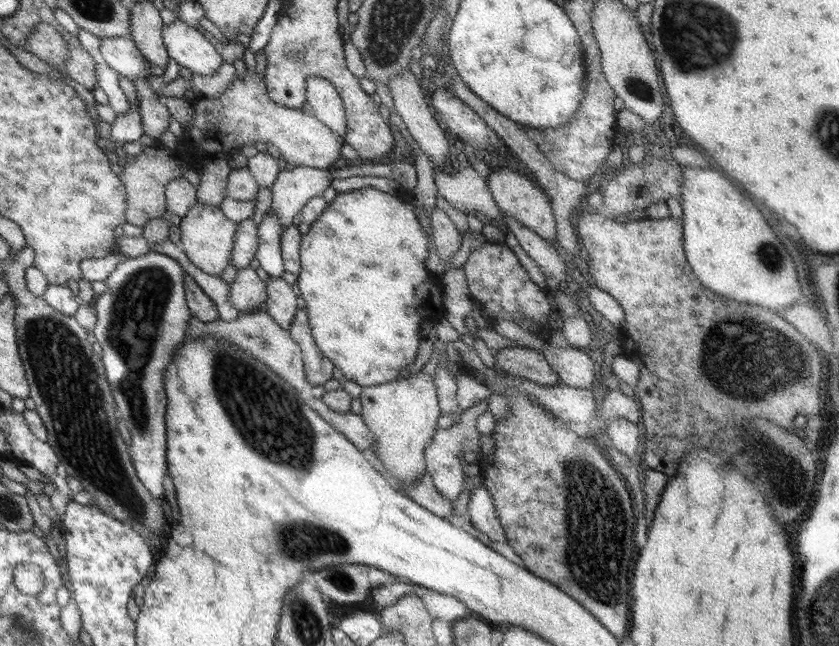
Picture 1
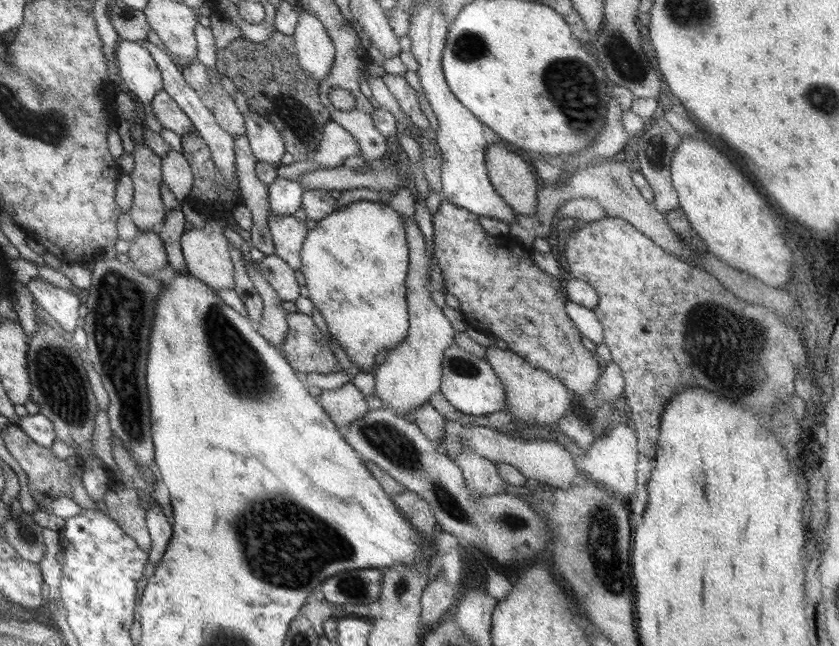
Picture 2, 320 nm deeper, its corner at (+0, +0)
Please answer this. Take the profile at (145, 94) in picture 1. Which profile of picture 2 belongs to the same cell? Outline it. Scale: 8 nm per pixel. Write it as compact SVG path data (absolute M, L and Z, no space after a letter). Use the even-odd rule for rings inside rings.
M163 89L153 96L150 106L157 122L165 130L171 130L180 137L193 130L191 121Z

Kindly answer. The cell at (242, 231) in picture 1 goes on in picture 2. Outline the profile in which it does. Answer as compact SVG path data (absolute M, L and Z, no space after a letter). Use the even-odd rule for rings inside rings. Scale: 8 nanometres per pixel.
M143 40L143 46L145 50L149 52L151 58L154 60L156 67L159 69L162 78L162 89L177 103L177 106L183 111L183 114L191 121L193 128L198 132L198 135L203 138L205 144L210 150L212 161L214 165L219 169L222 177L230 183L237 183L236 175L234 174L234 139L228 133L225 132L214 119L212 112L208 106L208 102L202 97L202 94L194 91L182 77L182 74L177 71L175 65L171 61L169 55L163 52L157 46Z

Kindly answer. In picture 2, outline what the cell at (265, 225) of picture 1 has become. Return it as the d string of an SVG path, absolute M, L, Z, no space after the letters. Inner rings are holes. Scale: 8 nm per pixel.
M276 177L268 186L269 215L291 216L300 207L302 186L295 180Z

